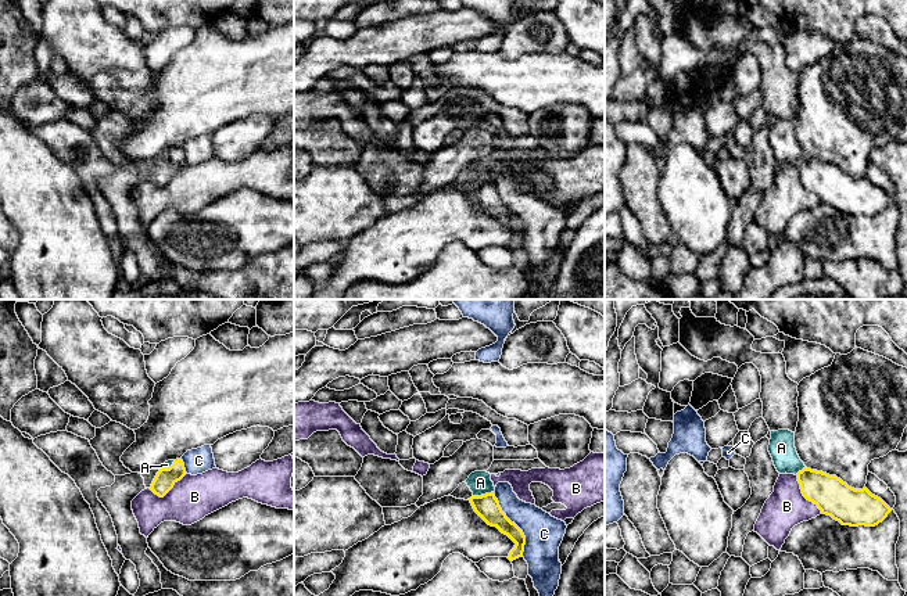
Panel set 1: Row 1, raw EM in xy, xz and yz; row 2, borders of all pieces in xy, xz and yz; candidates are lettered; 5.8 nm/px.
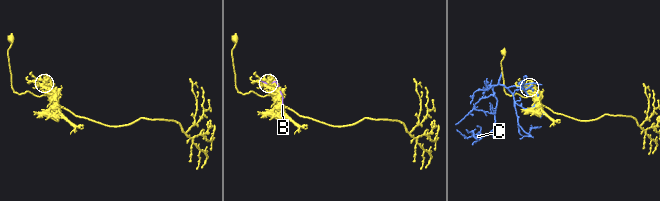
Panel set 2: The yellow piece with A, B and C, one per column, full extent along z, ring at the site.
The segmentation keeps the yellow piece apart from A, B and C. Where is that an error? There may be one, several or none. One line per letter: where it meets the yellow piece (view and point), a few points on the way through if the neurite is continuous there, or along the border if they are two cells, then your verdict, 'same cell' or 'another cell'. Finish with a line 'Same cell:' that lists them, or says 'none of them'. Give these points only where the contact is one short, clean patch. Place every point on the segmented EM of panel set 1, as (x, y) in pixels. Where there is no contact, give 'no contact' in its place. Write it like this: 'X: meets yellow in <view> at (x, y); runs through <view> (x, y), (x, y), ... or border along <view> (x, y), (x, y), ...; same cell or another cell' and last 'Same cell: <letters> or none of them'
A: meets yellow in xz at (483, 495); runs through xz (487, 506), (483, 495), (480, 483); same cell
B: meets yellow in yz at (803, 495); another cell
C: meets yellow in xz at (515, 524); another cell
Same cell: A

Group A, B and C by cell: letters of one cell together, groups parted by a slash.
A / B / C

